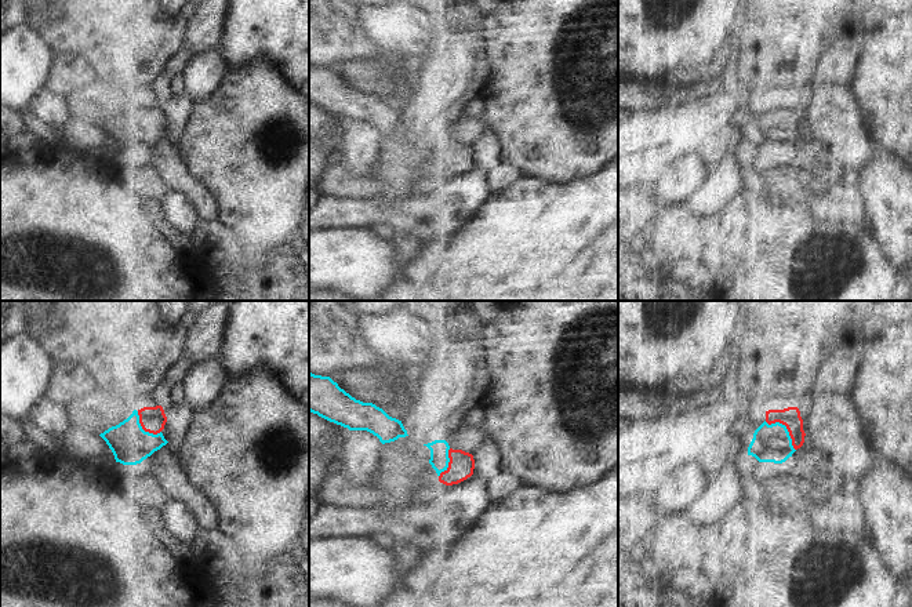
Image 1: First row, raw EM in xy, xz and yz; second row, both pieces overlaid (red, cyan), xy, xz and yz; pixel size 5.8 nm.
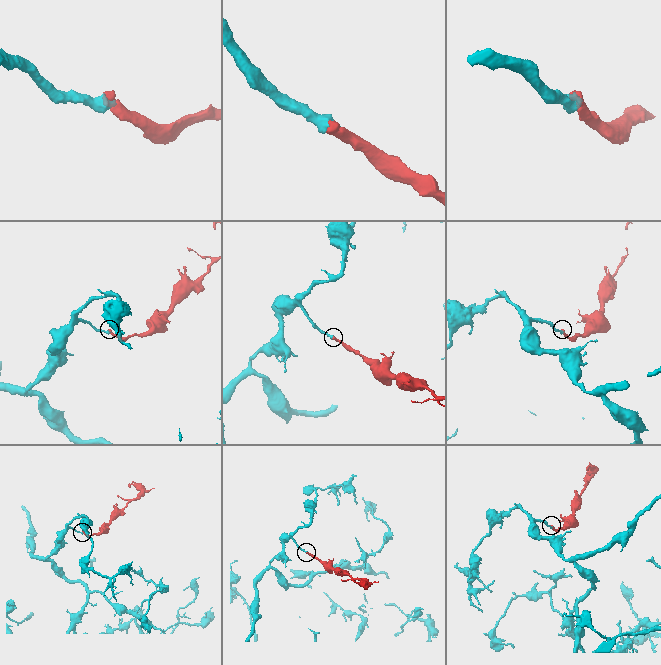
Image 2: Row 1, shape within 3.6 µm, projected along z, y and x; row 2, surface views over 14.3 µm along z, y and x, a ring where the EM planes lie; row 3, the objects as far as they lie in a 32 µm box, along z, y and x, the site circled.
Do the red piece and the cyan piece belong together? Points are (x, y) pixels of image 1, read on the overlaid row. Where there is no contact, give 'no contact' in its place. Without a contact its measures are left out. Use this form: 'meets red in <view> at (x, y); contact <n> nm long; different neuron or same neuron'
meets red in yz at (787, 428); contact 260 nm long; same neuron

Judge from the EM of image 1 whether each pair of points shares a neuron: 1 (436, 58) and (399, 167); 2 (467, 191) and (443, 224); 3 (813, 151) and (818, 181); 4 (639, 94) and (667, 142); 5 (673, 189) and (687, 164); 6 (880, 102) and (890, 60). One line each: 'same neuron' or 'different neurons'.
1: same neuron
2: same neuron
3: same neuron
4: different neurons
5: same neuron
6: same neuron

